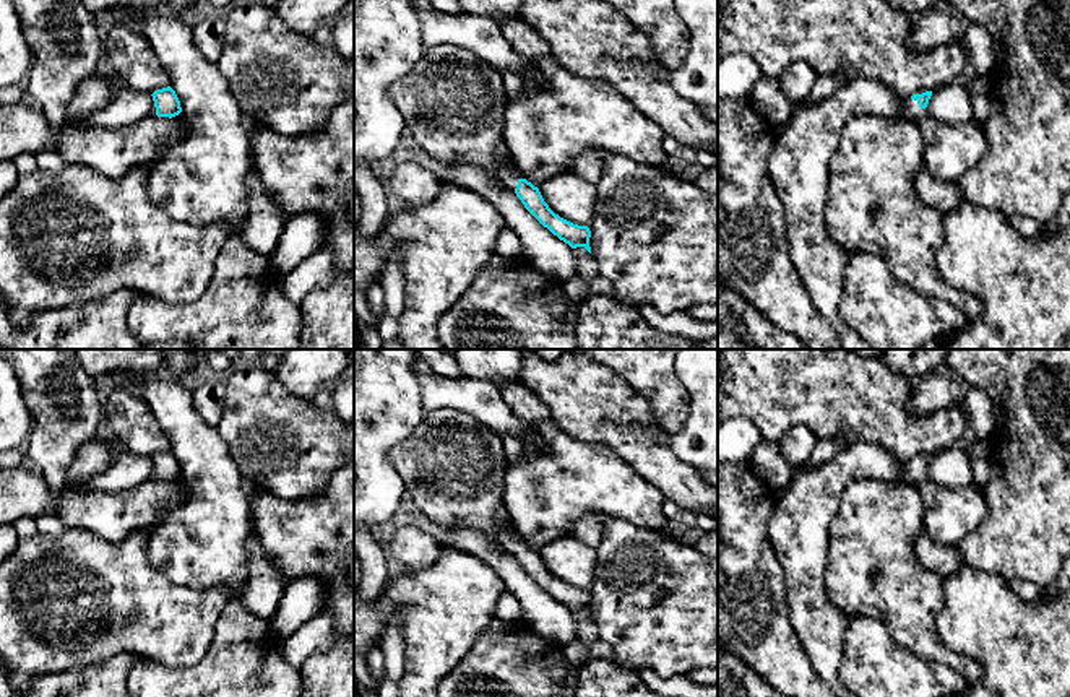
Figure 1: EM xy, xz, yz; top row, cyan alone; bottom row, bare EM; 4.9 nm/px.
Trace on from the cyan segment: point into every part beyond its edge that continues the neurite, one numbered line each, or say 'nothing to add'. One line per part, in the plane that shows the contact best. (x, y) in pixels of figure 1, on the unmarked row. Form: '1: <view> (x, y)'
1: yz (910, 475)

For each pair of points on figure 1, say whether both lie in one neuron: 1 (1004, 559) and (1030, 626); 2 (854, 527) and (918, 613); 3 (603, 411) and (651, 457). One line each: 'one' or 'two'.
1: two
2: one
3: one

